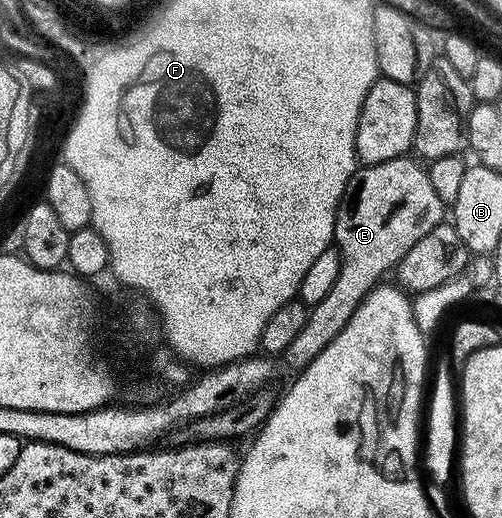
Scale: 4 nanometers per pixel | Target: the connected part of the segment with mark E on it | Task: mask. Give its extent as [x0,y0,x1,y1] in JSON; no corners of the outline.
[282,155,446,371]

